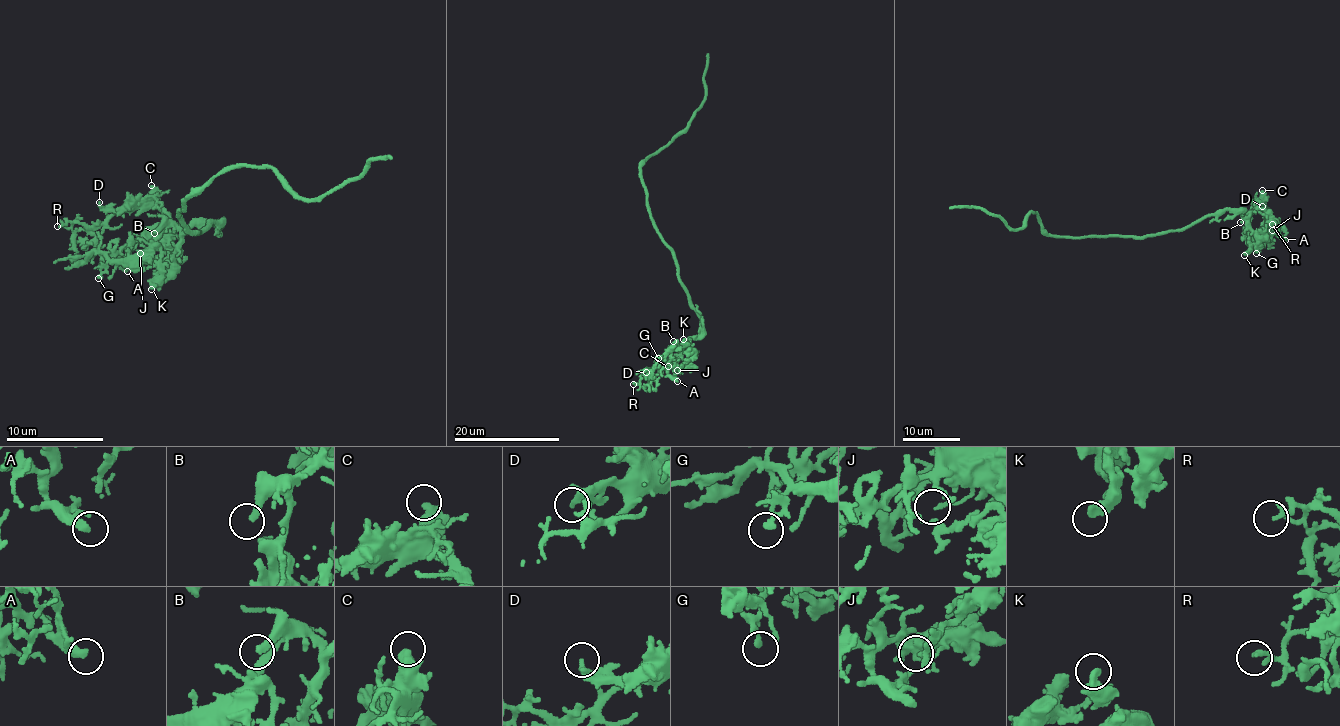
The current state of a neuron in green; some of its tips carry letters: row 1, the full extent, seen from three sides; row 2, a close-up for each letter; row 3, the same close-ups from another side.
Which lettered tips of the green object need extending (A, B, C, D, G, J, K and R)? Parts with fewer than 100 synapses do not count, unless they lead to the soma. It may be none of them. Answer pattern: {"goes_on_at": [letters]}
{"goes_on_at": ["B"]}

